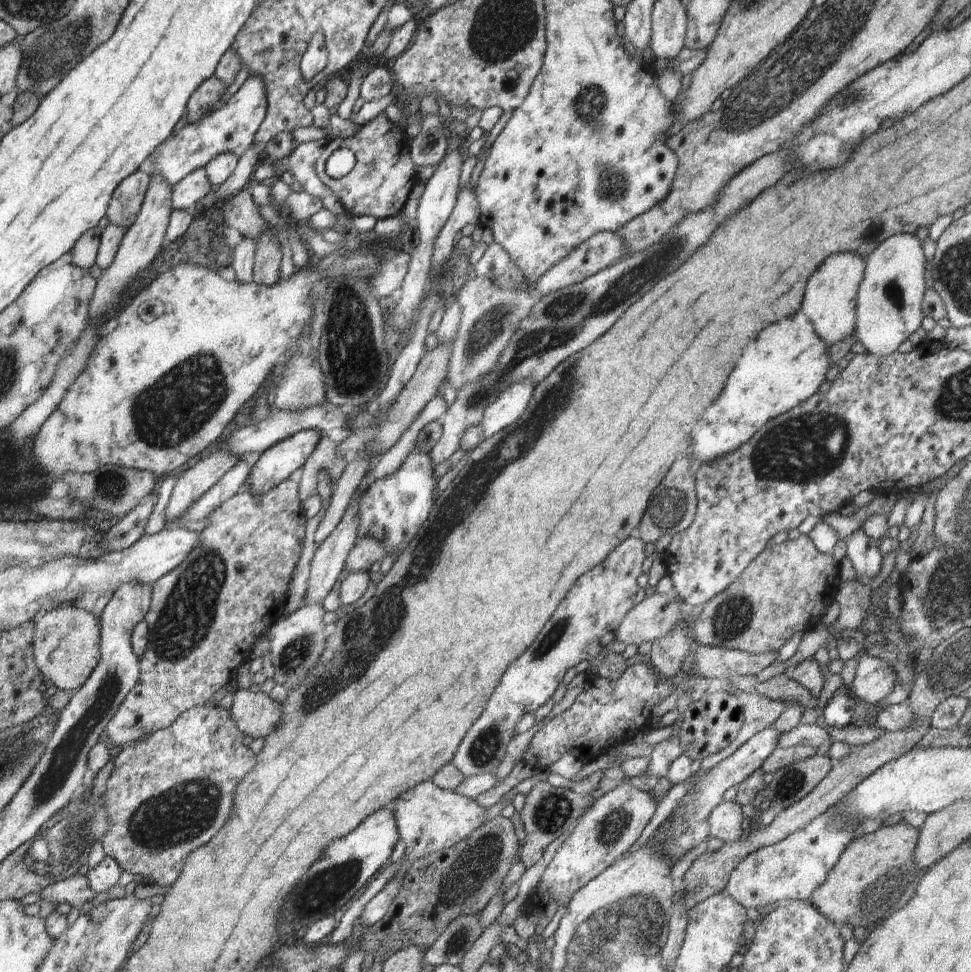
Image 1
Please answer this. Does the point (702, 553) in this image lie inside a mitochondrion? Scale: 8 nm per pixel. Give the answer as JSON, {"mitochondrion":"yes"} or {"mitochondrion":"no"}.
{"mitochondrion":"no"}

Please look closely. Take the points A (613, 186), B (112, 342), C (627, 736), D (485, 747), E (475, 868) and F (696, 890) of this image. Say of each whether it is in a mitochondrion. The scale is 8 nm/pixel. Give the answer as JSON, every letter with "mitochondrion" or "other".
{"A":"mitochondrion","B":"other","C":"other","D":"mitochondrion","E":"mitochondrion","F":"mitochondrion"}

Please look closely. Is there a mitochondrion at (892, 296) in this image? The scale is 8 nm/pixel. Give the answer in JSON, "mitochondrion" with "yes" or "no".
{"mitochondrion":"yes"}

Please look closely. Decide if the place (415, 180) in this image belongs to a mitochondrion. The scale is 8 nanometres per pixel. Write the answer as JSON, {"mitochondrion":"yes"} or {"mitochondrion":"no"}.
{"mitochondrion":"no"}

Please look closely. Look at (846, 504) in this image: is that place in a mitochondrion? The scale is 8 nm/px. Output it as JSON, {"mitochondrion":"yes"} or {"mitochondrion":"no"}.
{"mitochondrion":"no"}

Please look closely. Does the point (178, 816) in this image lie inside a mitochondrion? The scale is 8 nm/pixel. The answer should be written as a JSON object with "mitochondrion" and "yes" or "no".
{"mitochondrion":"yes"}

